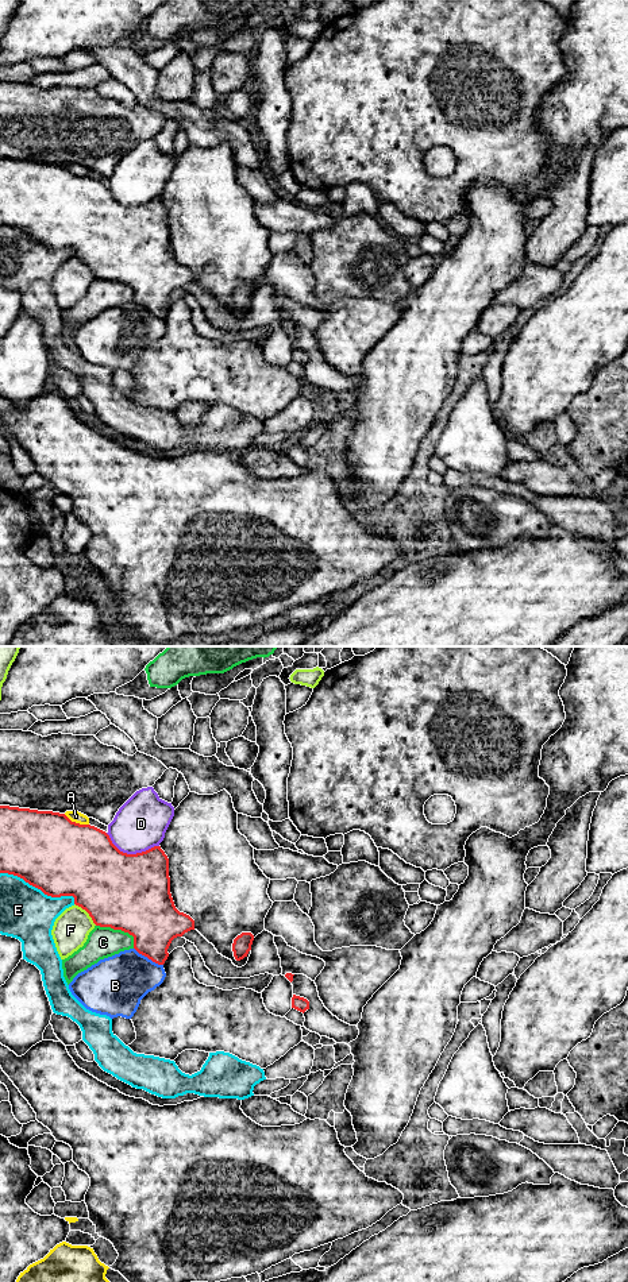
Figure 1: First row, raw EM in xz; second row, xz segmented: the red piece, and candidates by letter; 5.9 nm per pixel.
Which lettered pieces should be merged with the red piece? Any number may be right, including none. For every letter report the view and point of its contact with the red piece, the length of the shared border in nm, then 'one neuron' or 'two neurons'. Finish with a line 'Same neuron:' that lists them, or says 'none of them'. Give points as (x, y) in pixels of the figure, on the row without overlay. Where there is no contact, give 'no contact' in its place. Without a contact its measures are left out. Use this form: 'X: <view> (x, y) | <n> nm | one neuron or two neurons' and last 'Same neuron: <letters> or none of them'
A: xz (74, 174) | 170 nm | two neurons
B: xz (149, 311) | 200 nm | two neurons
C: xz (120, 281) | 280 nm | two neurons
D: xz (131, 207) | 340 nm | two neurons
E: xz (39, 240) | 480 nm | two neurons
F: xz (87, 263) | 190 nm | two neurons
Same neuron: none of them

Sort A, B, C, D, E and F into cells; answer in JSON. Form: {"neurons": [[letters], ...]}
{"neurons": [["A"], ["B"], ["C"], ["D"], ["E"], ["F"]]}

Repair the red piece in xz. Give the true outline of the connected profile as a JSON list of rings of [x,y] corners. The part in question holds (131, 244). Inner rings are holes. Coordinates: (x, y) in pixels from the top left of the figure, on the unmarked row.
[[[0,158],[0,225],[18,228],[51,250],[73,248],[74,256],[85,262],[96,278],[128,285],[134,289],[134,301],[158,317],[167,312],[174,290],[194,282],[194,273],[174,258],[169,211],[161,198],[136,206],[123,205],[105,184],[72,174],[65,166]]]

